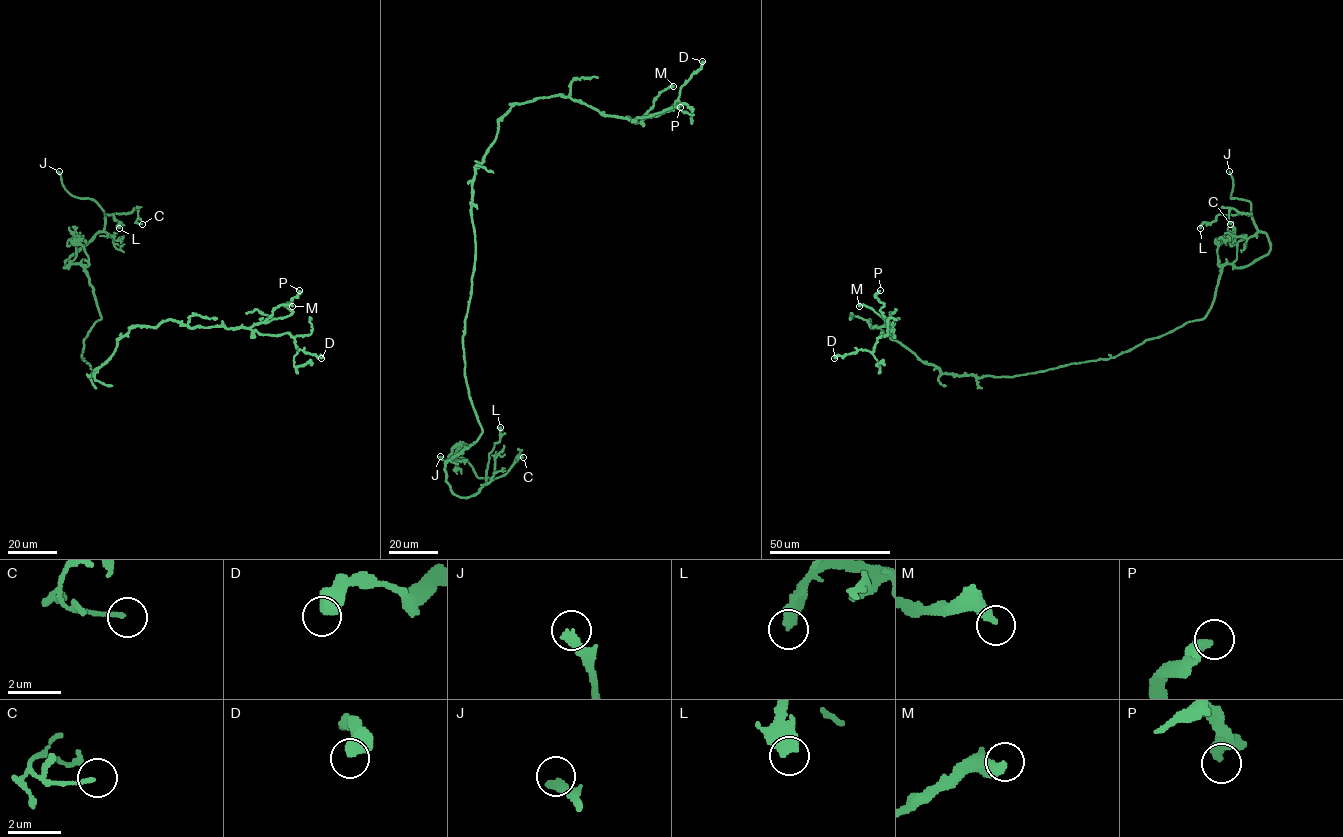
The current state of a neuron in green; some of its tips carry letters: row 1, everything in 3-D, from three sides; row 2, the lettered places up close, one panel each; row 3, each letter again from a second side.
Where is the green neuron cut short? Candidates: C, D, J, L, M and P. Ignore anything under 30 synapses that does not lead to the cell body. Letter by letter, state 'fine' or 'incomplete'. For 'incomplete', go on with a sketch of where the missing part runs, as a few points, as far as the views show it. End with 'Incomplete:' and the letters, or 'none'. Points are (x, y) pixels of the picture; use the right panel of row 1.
C: fine
D: fine
J: incomplete
L: fine
M: fine
P: fine
Incomplete: J

